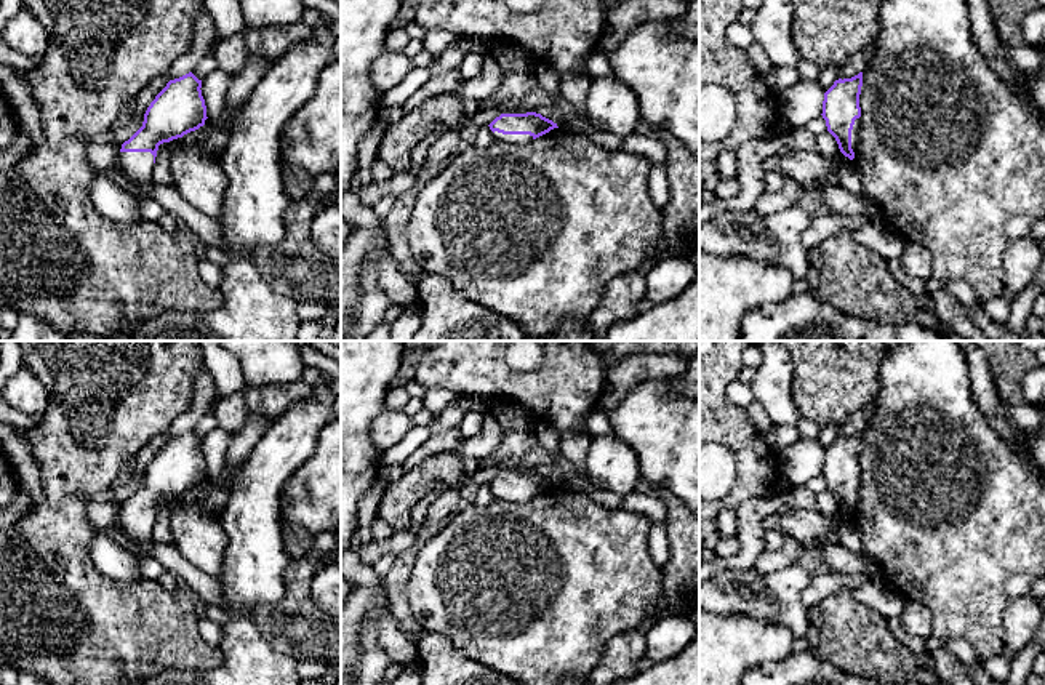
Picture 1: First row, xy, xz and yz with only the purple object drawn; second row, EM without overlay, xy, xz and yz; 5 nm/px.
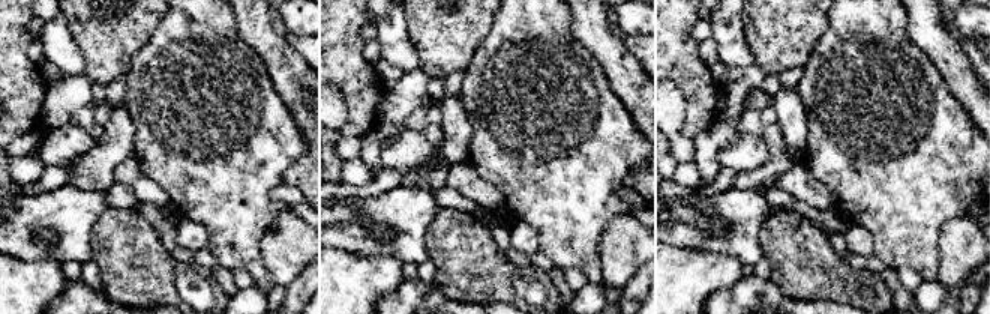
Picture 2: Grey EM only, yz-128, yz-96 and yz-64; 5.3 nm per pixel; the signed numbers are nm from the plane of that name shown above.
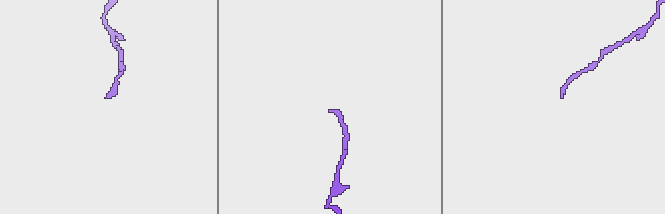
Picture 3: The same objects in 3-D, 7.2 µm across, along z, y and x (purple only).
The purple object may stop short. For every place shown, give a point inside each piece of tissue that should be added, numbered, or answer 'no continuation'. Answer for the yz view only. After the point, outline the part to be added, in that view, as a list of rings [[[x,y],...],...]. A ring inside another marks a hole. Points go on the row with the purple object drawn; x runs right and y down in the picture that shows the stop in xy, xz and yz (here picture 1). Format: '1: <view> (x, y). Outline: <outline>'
1: yz (855, 133). Outline: [[[859,118],[855,120],[853,130],[851,130],[851,149],[856,150],[859,142]]]

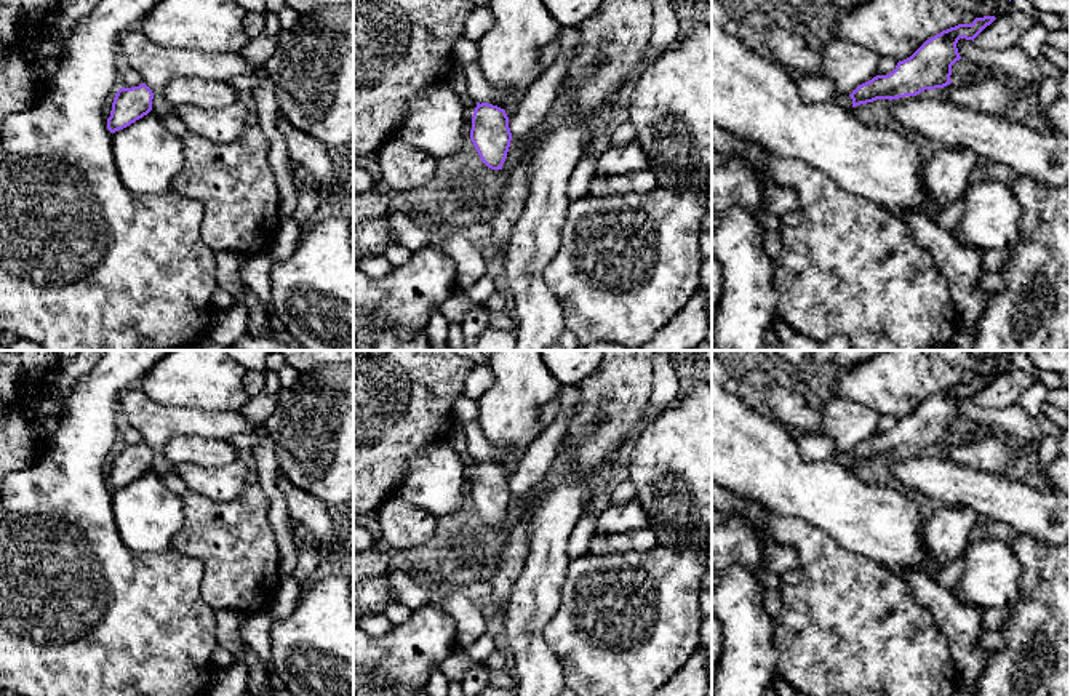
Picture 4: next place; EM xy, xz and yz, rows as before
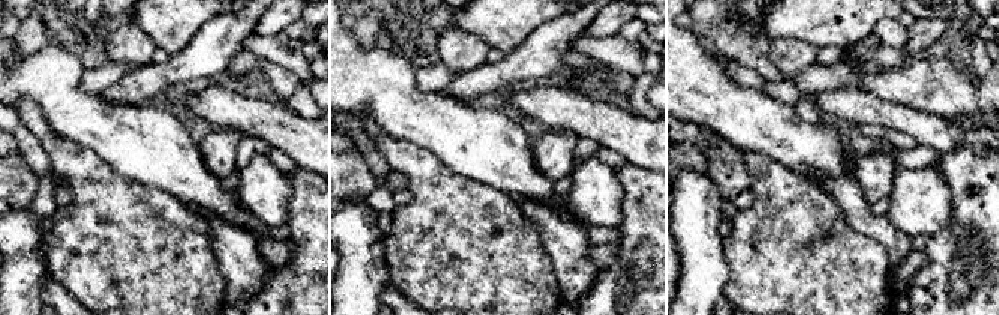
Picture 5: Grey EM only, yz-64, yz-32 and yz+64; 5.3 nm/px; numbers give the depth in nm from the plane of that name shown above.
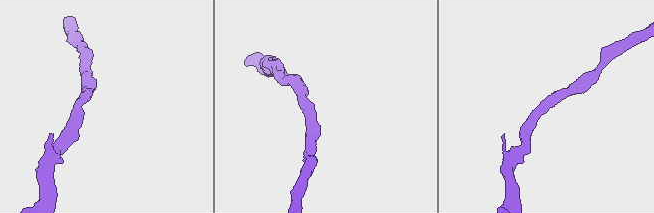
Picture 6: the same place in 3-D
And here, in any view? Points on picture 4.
no continuation

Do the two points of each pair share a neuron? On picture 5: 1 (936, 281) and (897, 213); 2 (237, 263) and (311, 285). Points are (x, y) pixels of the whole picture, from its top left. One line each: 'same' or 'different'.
1: different
2: different

